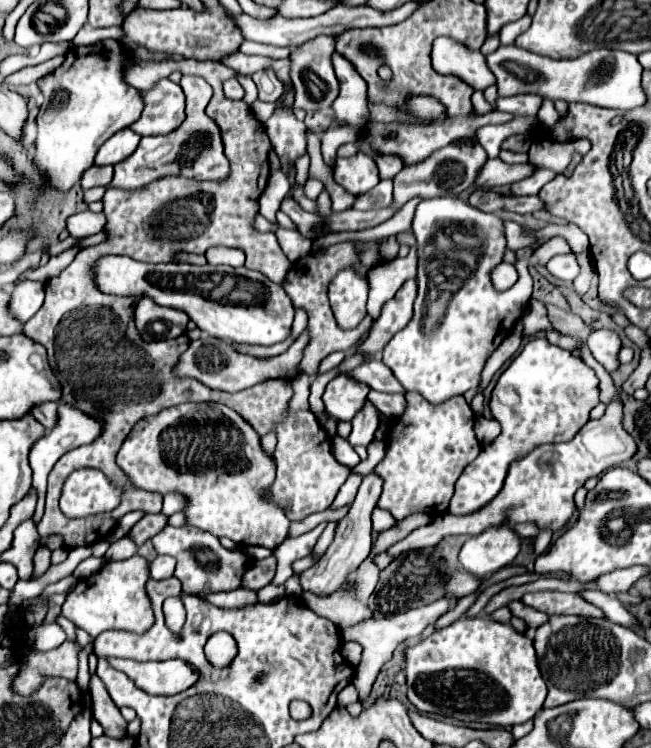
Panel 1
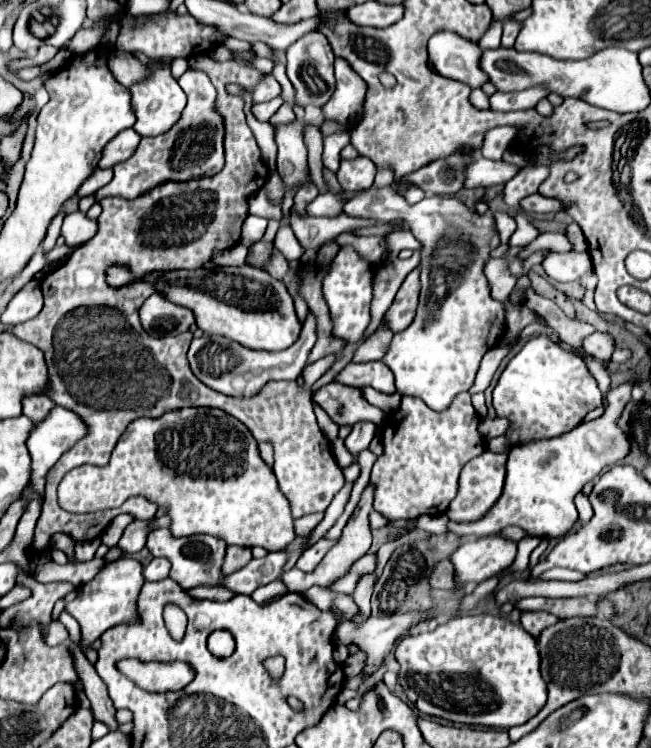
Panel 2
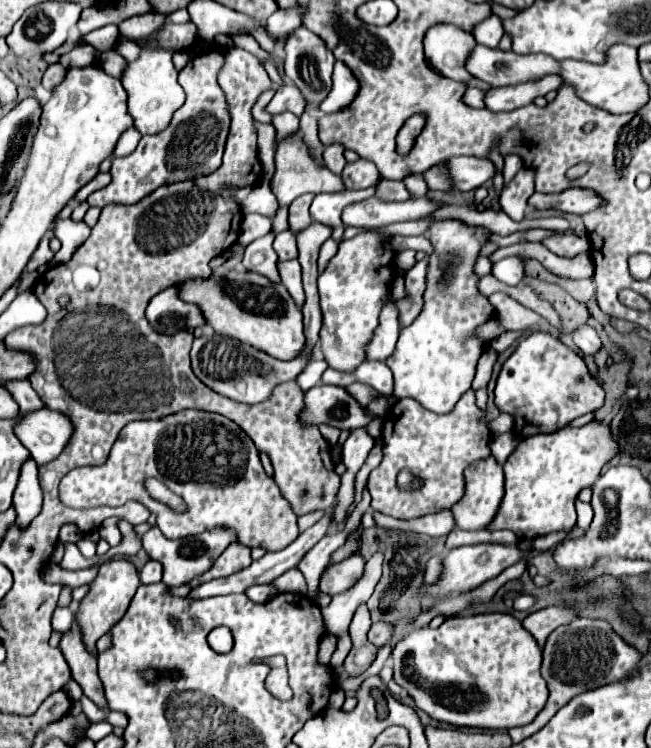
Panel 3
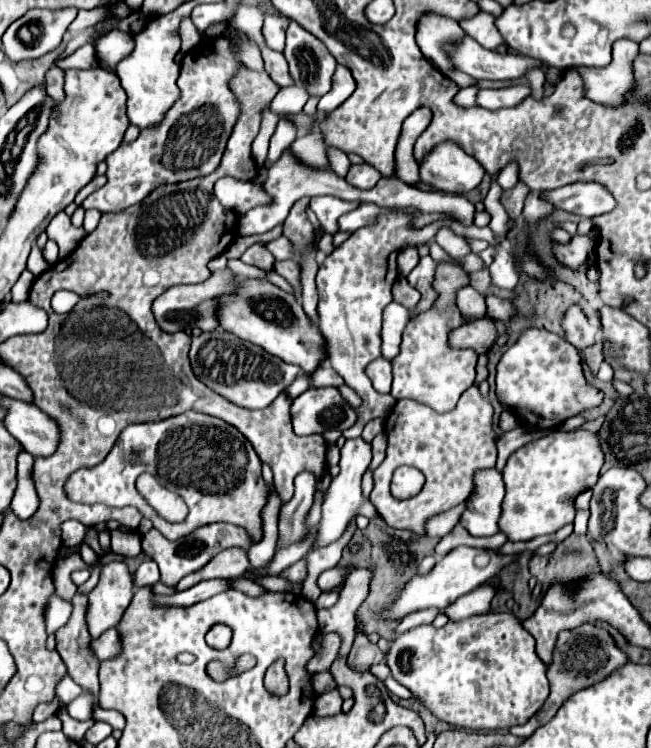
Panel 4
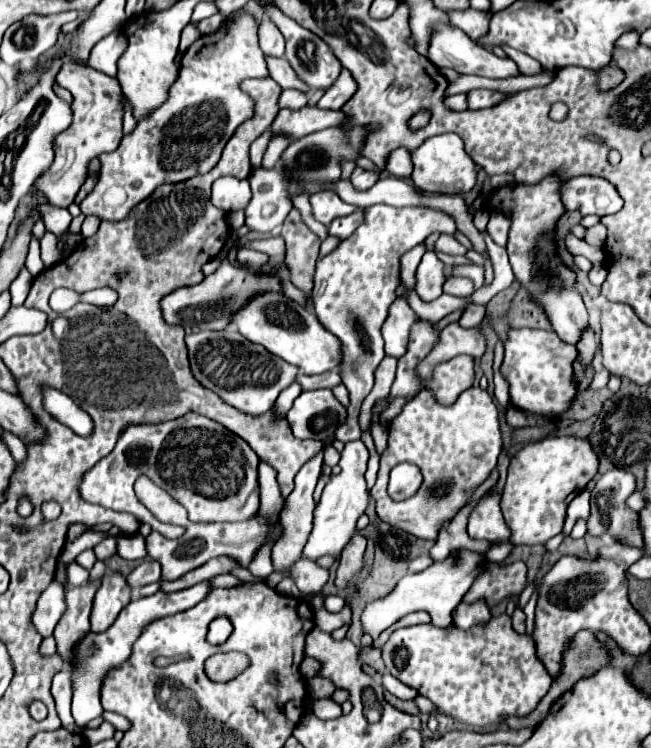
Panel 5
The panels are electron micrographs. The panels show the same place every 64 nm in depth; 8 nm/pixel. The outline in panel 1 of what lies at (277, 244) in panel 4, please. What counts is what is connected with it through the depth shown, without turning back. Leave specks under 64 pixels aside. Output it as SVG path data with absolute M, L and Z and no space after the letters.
M279 227L275 232L280 248L284 250L284 254L288 256L290 262L296 262L298 258L306 256L306 252L312 250L312 240L310 238L302 238L296 230L286 230Z

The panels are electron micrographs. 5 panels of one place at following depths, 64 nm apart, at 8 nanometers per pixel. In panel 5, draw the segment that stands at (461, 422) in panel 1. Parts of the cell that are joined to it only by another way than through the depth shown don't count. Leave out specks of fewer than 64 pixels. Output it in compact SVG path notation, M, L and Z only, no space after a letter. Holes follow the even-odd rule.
M482 388L464 390L452 406L440 406L430 392L422 392L402 406L402 412L388 424L388 434L388 448L380 456L378 480L370 490L376 512L380 520L398 530L406 530L424 540L436 540L438 528L456 516L496 466L502 450L498 410ZM401 462L416 464L424 482L418 494L394 502L386 492L388 472Z

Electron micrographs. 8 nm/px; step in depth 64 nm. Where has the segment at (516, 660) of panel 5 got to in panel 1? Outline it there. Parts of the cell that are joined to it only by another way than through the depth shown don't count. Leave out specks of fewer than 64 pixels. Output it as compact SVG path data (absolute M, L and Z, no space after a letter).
M488 616L460 618L408 648L406 688L408 700L420 712L504 728L532 720L546 698L546 682L540 676L532 640Z

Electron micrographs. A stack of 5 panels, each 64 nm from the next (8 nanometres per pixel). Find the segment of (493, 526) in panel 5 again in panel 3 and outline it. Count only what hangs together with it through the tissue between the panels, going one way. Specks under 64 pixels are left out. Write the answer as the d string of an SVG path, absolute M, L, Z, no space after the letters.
M494 456L476 460L466 468L464 482L466 482L464 496L454 504L454 508L450 508L450 512L452 512L458 528L484 530L488 526L488 522L492 520L492 516L496 514L498 504L500 504L500 500L504 496L504 472L502 472L502 466L496 462Z

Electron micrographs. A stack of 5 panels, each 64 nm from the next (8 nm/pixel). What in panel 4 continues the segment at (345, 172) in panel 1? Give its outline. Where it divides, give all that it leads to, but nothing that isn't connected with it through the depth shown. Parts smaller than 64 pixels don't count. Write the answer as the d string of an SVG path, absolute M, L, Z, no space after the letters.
M352 164L348 174L346 174L346 182L354 188L360 188L360 190L370 190L376 186L376 182L382 178L382 174L370 166L370 164Z

